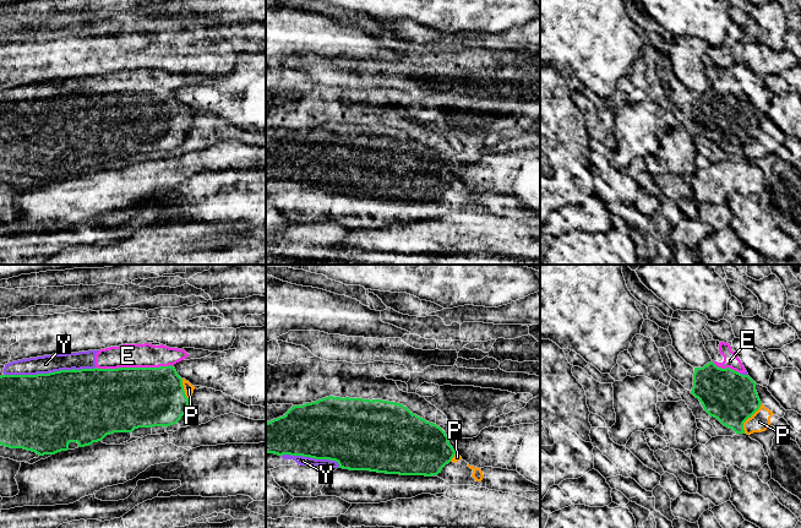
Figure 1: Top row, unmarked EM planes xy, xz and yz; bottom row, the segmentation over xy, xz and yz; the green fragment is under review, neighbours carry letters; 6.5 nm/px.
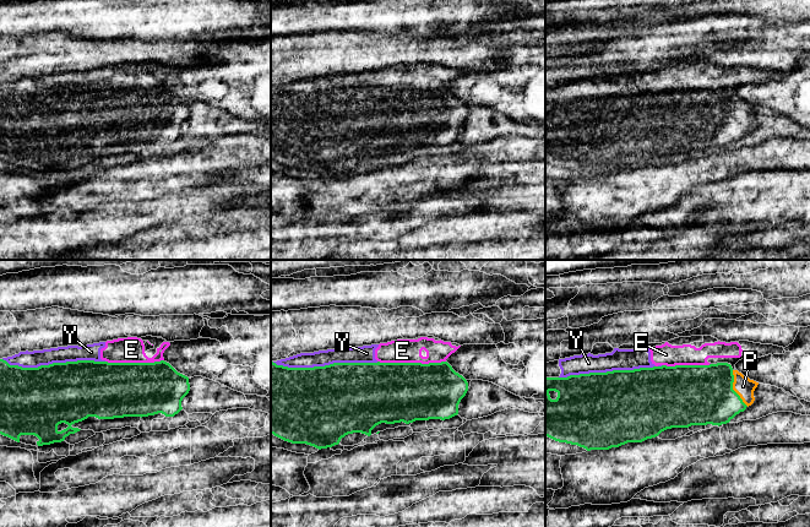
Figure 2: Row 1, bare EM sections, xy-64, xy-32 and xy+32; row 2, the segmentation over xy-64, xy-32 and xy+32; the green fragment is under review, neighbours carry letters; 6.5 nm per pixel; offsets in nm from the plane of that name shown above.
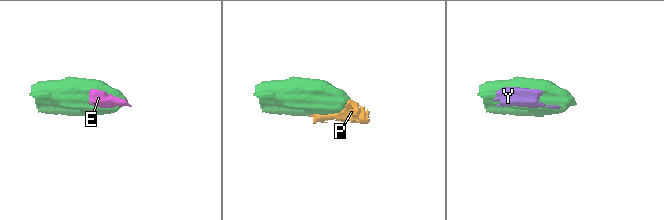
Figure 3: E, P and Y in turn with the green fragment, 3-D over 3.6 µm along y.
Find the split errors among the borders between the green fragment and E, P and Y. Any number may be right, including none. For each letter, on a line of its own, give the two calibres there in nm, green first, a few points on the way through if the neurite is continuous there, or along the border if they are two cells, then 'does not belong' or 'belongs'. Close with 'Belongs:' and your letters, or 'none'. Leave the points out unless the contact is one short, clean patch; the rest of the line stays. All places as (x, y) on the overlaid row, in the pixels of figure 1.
E: calibres 420 and 160 nm; belongs
P: calibres 340 and 130 nm; belongs
Y: calibres 500 and 120 nm; belongs
Belongs: E, P, Y

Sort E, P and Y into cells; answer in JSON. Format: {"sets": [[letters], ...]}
{"sets": [["E", "P", "Y"]]}

